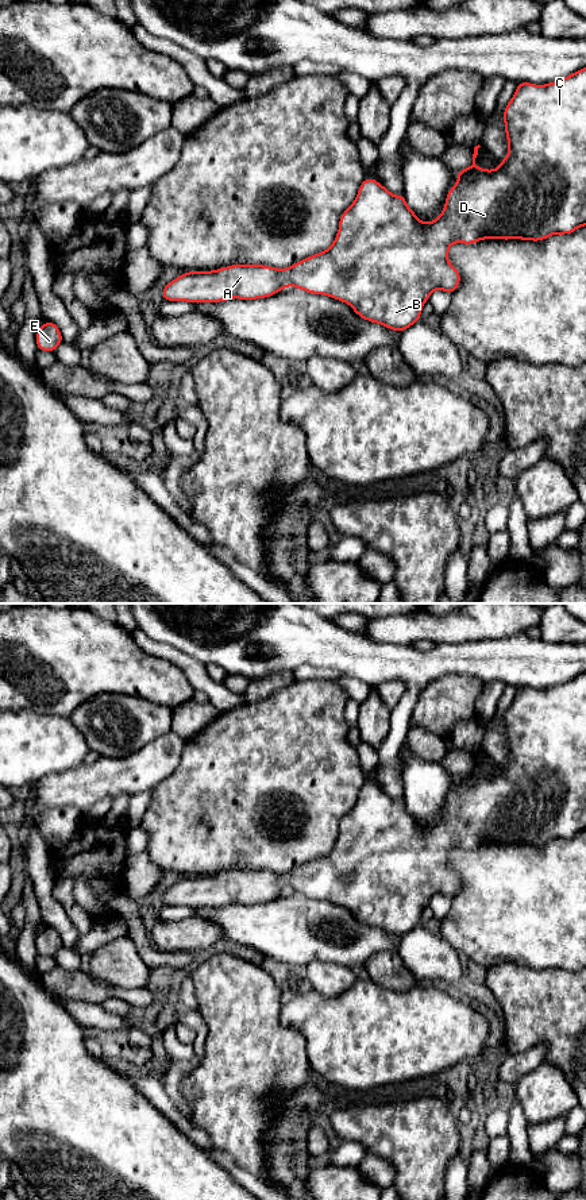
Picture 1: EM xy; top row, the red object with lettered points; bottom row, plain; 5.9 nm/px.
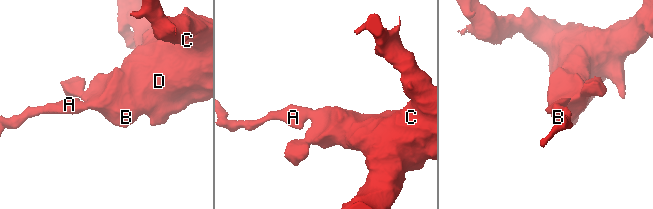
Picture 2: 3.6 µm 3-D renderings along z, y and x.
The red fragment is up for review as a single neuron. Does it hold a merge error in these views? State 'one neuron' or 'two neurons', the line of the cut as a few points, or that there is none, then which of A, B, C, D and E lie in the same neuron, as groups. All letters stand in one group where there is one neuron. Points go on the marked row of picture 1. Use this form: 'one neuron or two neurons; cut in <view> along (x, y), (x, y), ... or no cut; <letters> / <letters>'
one neuron; no cut; A B C D E

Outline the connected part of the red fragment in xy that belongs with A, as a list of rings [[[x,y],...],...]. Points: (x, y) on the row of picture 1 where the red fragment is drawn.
[[[586,67],[547,85],[518,82],[504,109],[509,154],[496,170],[475,166],[479,144],[474,147],[473,165],[455,170],[459,180],[447,193],[443,212],[432,223],[420,221],[406,205],[404,193],[393,196],[378,181],[366,177],[355,201],[343,212],[339,232],[329,248],[305,258],[289,269],[263,265],[231,265],[212,271],[188,271],[165,285],[163,301],[221,302],[231,298],[270,297],[288,285],[312,294],[324,294],[347,302],[355,313],[389,329],[402,332],[421,317],[421,308],[435,289],[447,294],[460,283],[460,273],[448,263],[452,243],[474,244],[481,239],[523,239],[540,242],[551,235],[568,235],[586,225]]]

